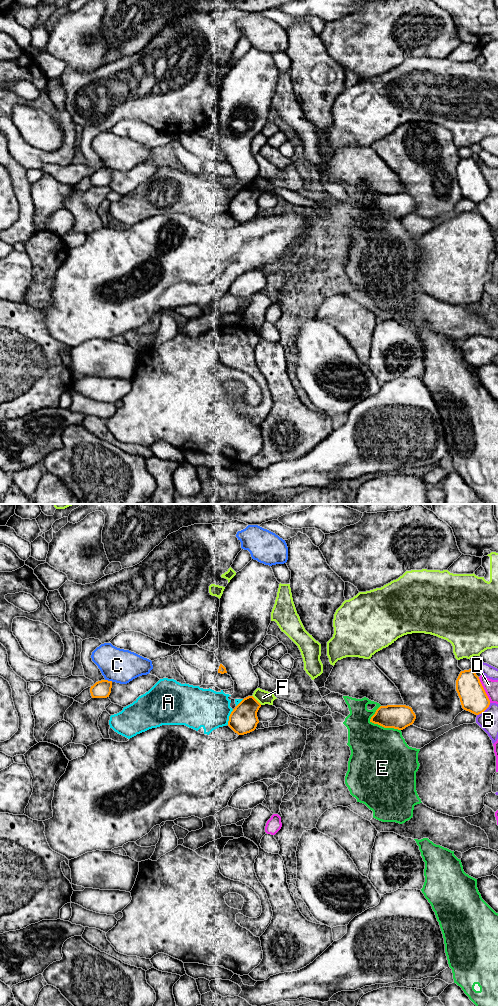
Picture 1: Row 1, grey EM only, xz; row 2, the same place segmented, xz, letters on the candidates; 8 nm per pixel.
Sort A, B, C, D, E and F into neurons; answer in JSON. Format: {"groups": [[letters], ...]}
{"groups": [["A"], ["B"], ["C"], ["D"], ["E"], ["F"]]}

